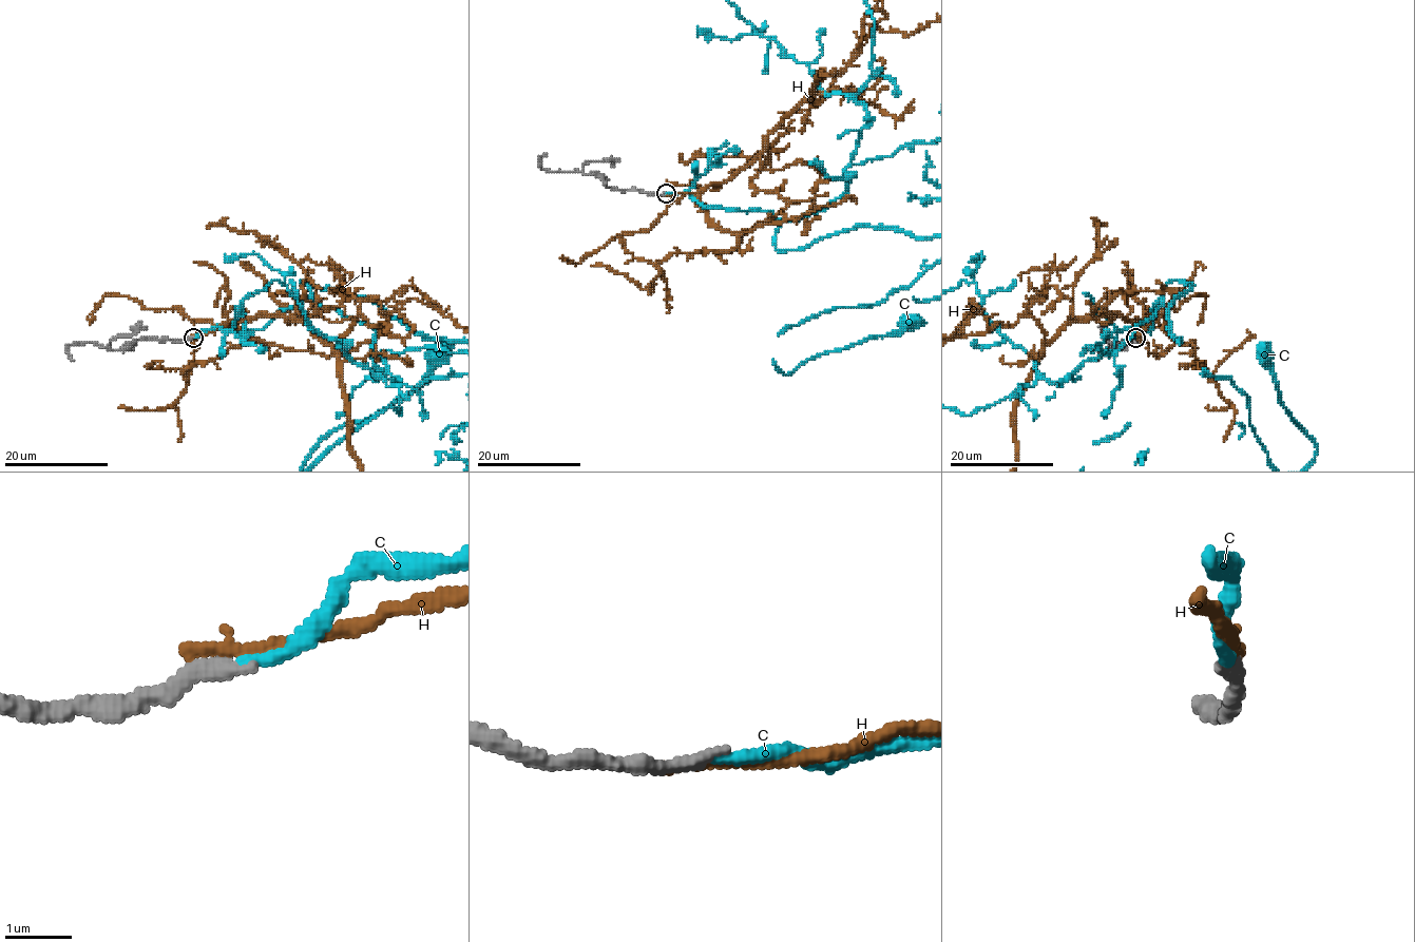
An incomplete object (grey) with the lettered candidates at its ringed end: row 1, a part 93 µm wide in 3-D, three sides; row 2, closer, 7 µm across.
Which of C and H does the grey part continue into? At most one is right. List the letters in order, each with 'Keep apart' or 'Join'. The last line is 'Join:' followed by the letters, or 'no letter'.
C: Join
H: Keep apart
Join: C

